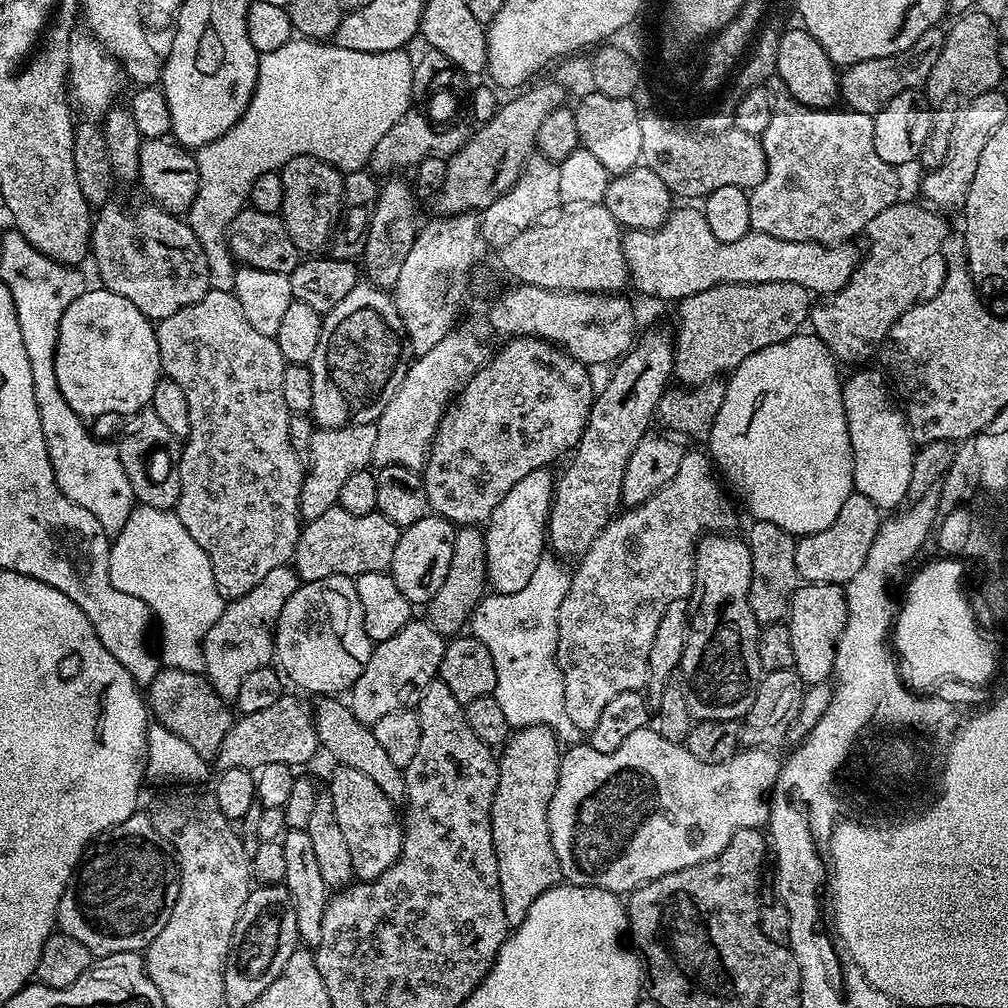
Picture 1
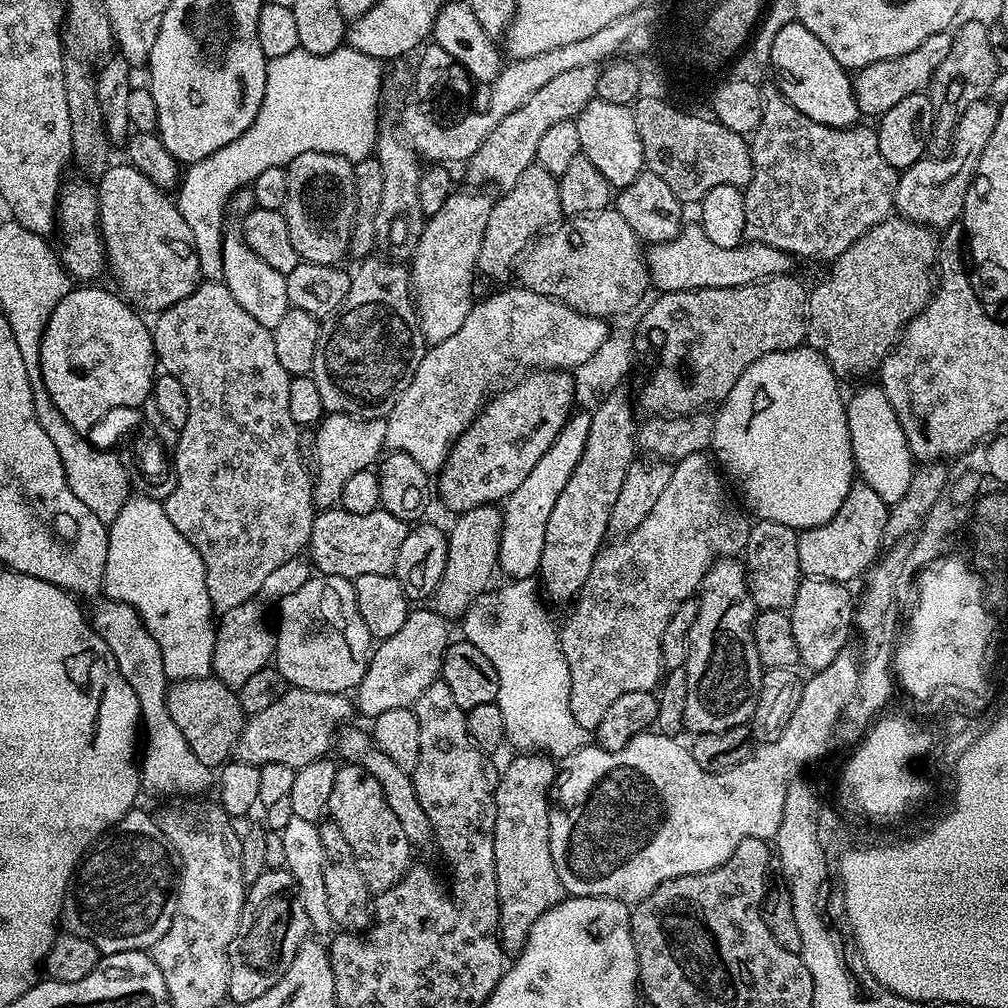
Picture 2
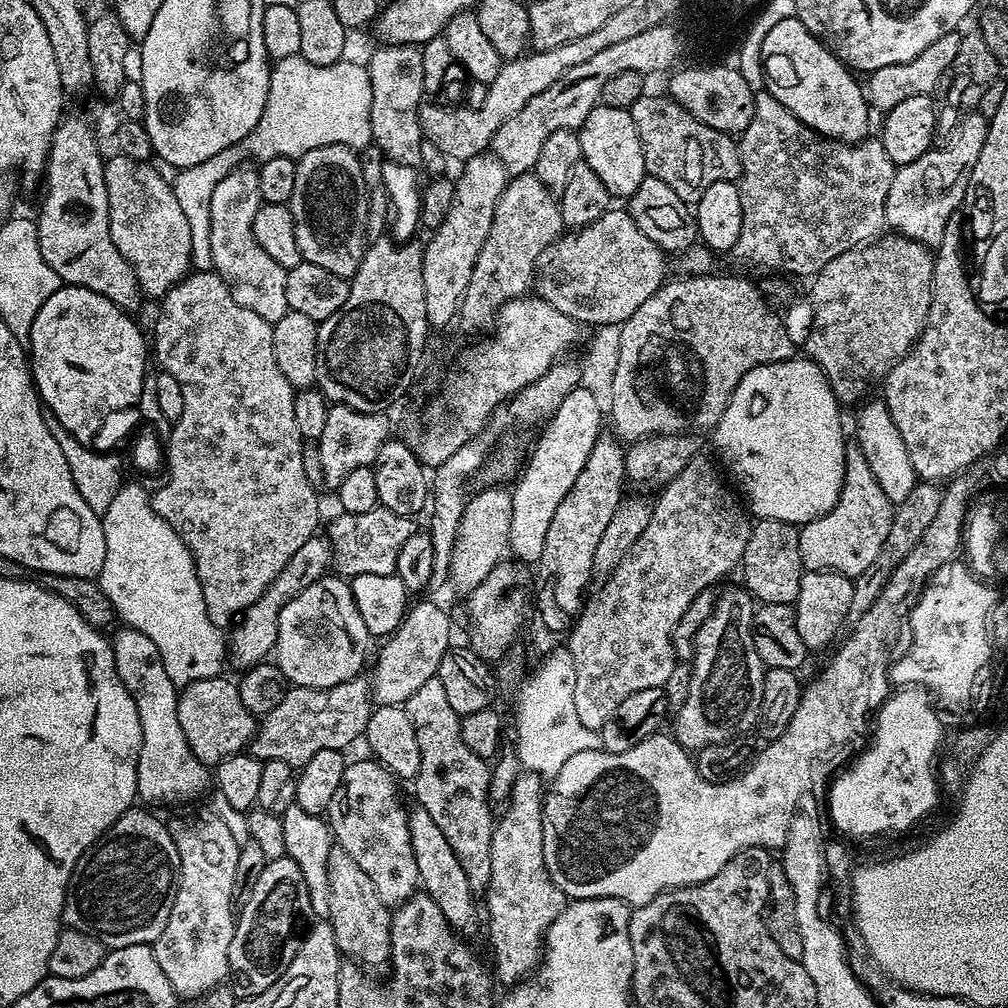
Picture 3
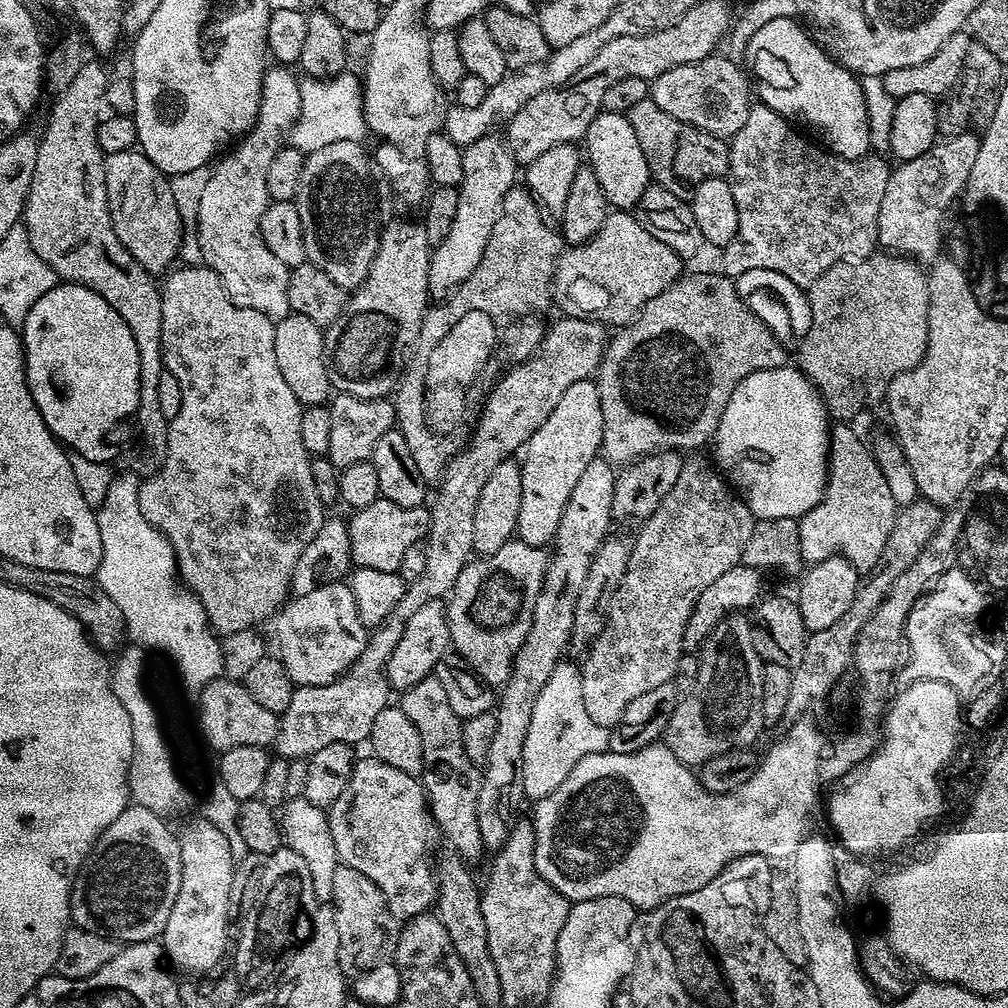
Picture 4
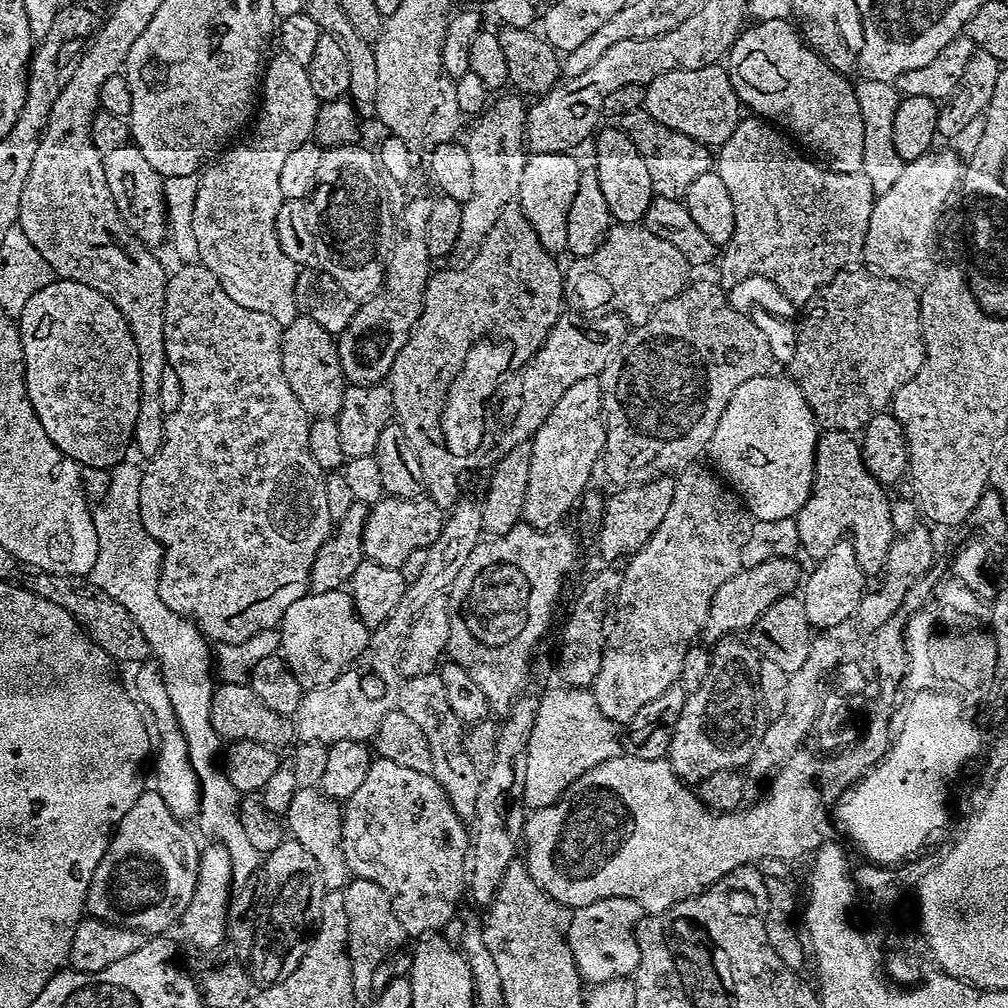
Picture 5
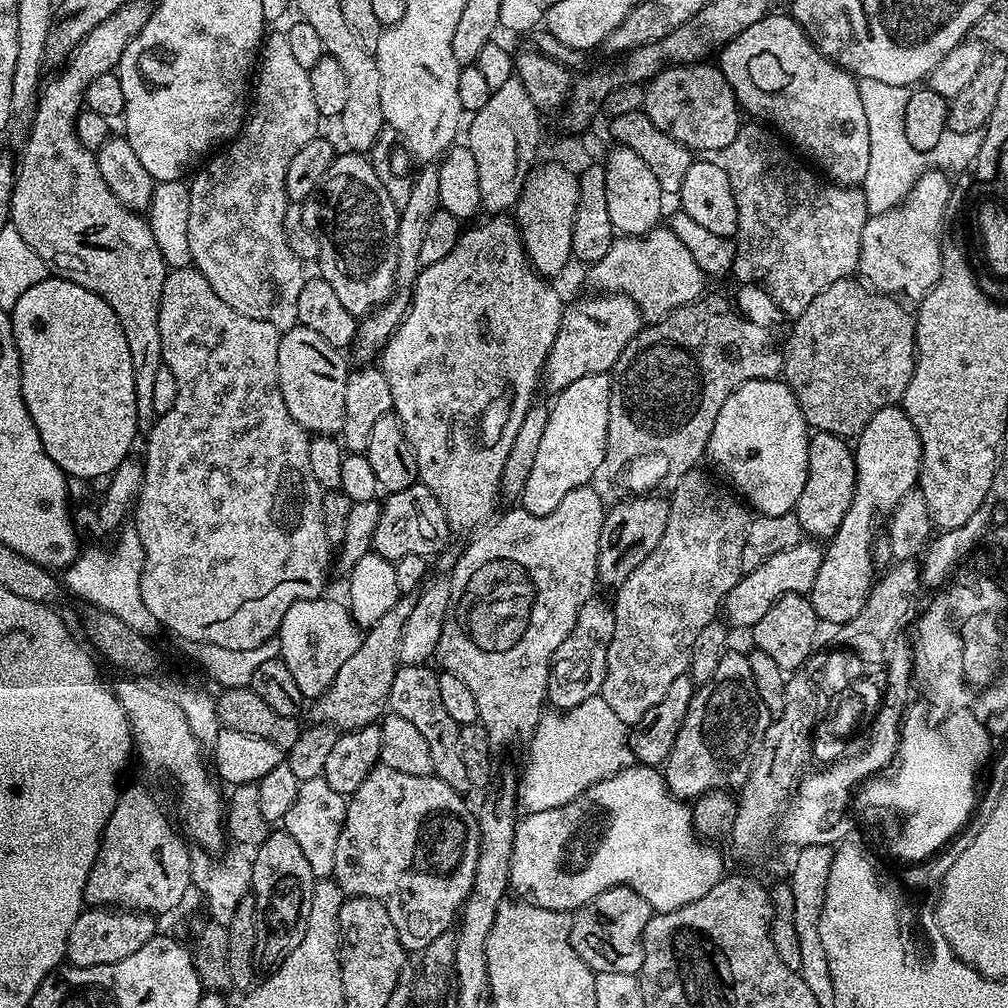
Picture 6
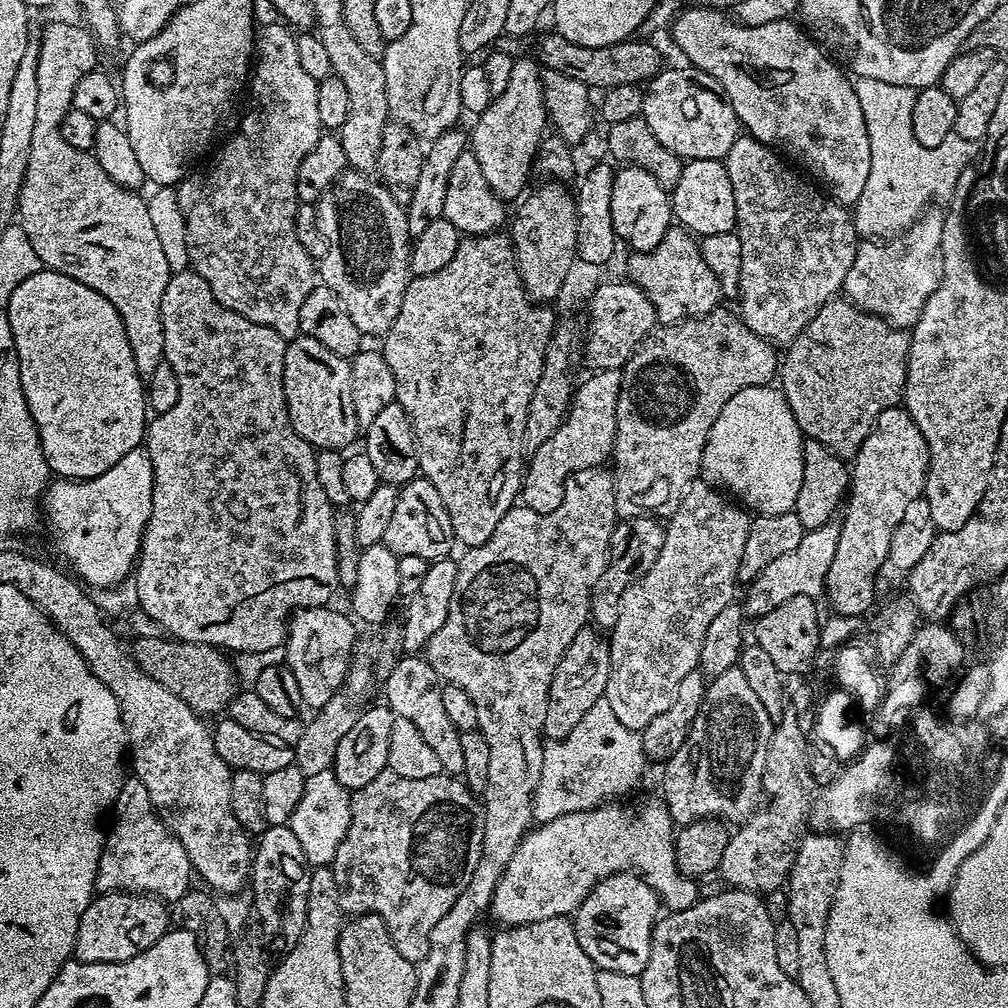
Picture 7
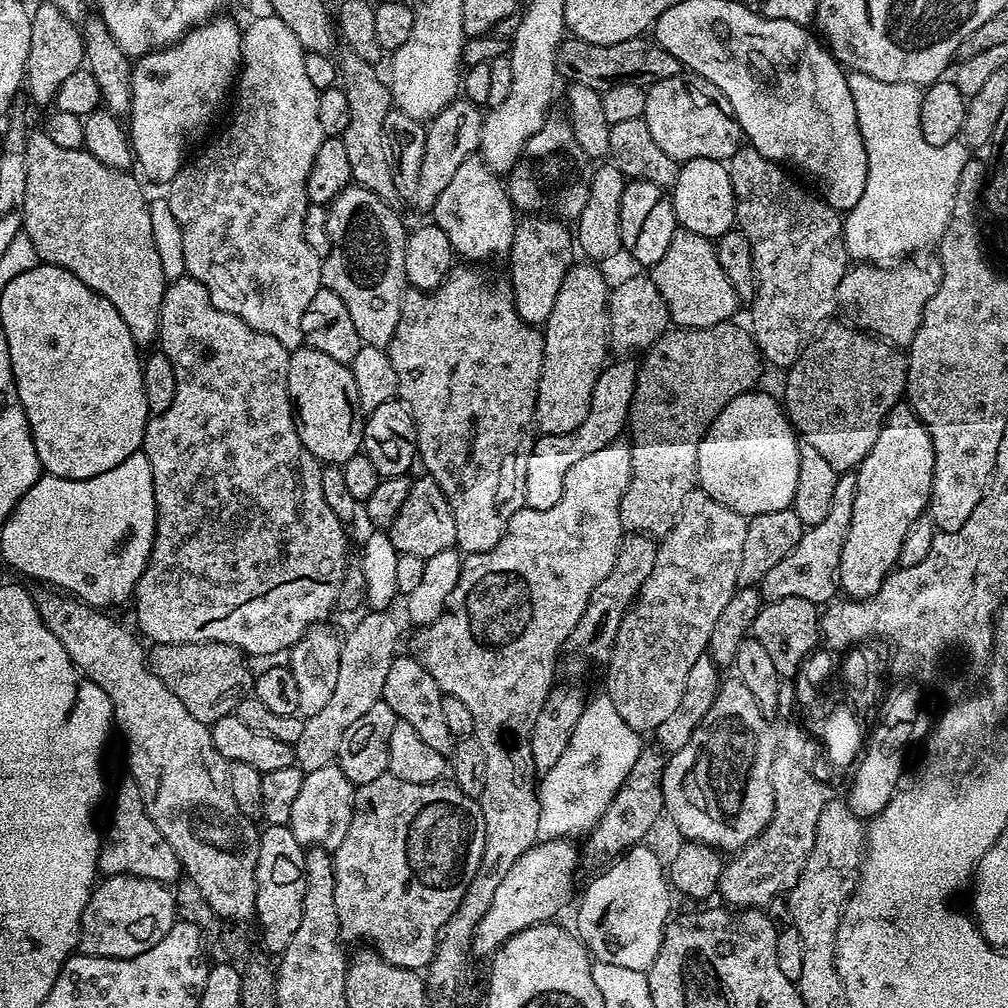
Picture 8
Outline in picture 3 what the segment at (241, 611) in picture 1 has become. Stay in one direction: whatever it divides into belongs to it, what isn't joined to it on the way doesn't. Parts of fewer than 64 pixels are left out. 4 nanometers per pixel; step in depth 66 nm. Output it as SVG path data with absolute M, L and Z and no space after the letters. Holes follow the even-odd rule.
M323 535L311 536L302 546L302 550L296 551L294 558L282 566L282 571L278 578L270 584L258 602L254 606L247 608L243 614L235 621L234 627L230 632L230 639L227 641L226 648L230 653L230 660L240 667L240 670L253 668L255 664L265 663L269 659L270 653L275 649L276 639L278 638L278 618L280 608L290 598L302 594L306 586L318 582L329 571L332 564L332 547L328 545L327 539Z

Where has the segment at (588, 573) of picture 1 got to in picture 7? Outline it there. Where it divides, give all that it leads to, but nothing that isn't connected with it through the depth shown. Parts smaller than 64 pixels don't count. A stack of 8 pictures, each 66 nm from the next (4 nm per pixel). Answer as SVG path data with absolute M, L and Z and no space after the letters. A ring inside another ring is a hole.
M700 478L689 484L675 508L672 521L667 521L664 529L662 554L658 554L654 566L650 566L642 578L635 580L626 594L622 594L618 622L614 622L610 629L608 640L610 678L606 682L604 699L610 702L610 710L614 710L622 726L639 733L650 726L651 719L658 718L658 714L662 714L674 702L678 682L682 682L686 674L697 671L702 654L702 638L706 638L710 622L737 599L738 562L742 562L742 549L746 546L750 523L749 513L739 503L729 499L719 487Z

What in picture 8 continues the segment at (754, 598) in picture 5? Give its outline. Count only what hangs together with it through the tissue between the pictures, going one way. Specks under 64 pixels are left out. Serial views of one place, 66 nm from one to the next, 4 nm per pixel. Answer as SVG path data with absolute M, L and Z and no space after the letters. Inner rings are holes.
M841 475L834 488L834 502L830 514L826 514L822 522L811 525L802 534L798 546L794 546L794 550L790 550L790 554L786 554L786 558L782 558L782 562L778 562L778 566L774 566L774 570L770 570L770 574L760 580L758 587L765 601L806 598L811 604L824 606L837 595L842 548L846 546L846 534L850 534L855 493L855 475Z

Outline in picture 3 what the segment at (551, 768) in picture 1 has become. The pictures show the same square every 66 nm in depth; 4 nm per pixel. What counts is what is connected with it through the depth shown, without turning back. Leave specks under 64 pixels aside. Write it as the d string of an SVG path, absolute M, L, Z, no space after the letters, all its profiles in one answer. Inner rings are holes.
M521 771L516 777L512 793L506 807L504 817L499 817L492 830L490 842L490 882L482 896L482 904L486 909L486 932L488 928L488 944L492 947L494 976L504 986L515 986L529 974L535 973L544 950L544 937L548 935L548 927L562 914L566 897L550 878L546 870L546 858L542 854L542 818L544 817L544 794L546 784L534 772Z

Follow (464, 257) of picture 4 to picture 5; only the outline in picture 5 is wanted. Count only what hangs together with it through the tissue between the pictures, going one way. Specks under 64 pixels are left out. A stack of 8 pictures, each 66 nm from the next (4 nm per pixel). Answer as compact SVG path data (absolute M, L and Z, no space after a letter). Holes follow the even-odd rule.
M512 95L516 96L500 96L497 100L495 97L488 107L475 117L473 124L476 125L469 130L468 137L466 137L472 176L474 177L474 192L470 194L468 200L463 201L462 230L459 242L461 249L475 249L486 238L486 234L490 234L490 226L494 226L494 222L498 222L498 214L502 214L505 206L516 200L518 185L522 183L522 166L526 166L529 157L524 139L524 123L528 117L528 109L523 95Z

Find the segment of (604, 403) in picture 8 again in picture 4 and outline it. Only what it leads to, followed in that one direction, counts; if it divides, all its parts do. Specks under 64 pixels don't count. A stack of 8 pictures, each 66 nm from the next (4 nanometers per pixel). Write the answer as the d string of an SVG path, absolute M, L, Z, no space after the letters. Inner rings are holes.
M589 378L574 382L574 386L568 387L566 394L562 394L558 406L554 406L550 418L546 418L546 422L542 422L538 430L534 430L534 434L523 449L522 507L518 510L516 523L516 536L519 540L532 544L536 548L544 548L555 541L558 522L562 522L562 510L566 510L566 502L570 502L570 494L574 491L578 477L586 471L586 466L590 466L592 460L601 455L601 442L602 406L597 381Z

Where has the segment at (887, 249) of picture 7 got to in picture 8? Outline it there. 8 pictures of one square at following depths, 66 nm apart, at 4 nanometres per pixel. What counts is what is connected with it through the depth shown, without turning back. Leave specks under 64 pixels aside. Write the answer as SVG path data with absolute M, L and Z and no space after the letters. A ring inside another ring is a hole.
M860 262L849 267L842 282L838 282L836 291L836 303L839 311L848 315L847 323L859 328L861 332L886 340L893 346L911 345L914 334L922 322L926 302L934 298L942 278L939 263L932 262L925 268L912 263L916 262L904 262L899 266Z

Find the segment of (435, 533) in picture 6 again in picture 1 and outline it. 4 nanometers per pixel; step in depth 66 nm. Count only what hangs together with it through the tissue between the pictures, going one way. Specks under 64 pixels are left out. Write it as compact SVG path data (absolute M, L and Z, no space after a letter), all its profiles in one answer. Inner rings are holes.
M337 506L326 510L326 514L321 514L319 518L307 521L301 527L291 563L297 576L304 582L331 576L355 578L371 572L388 572L401 531L398 526L394 526L394 522L390 522L390 518L380 512L355 516Z

